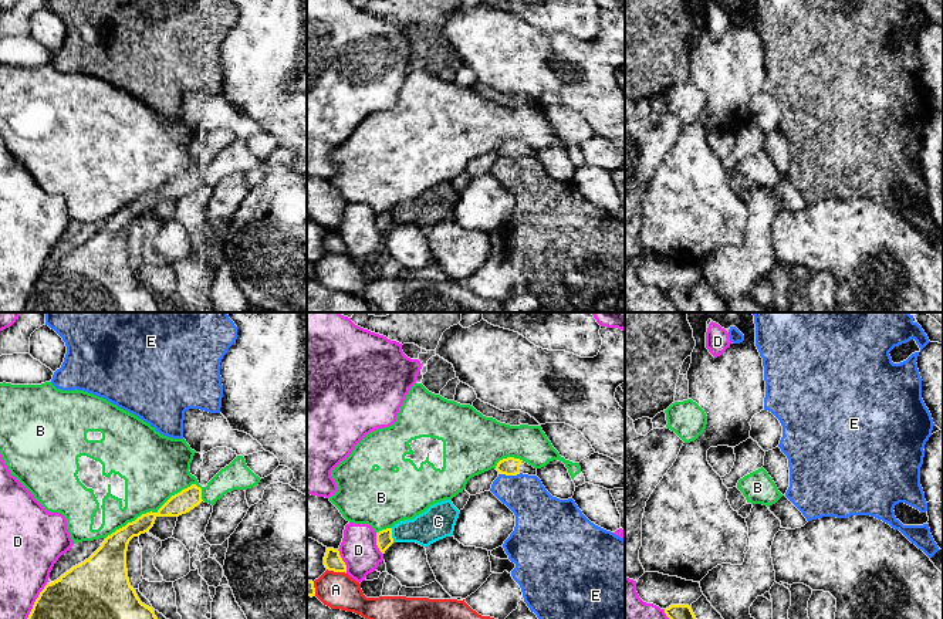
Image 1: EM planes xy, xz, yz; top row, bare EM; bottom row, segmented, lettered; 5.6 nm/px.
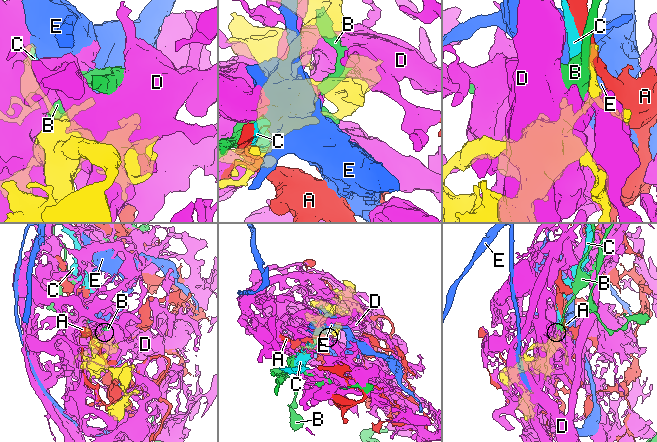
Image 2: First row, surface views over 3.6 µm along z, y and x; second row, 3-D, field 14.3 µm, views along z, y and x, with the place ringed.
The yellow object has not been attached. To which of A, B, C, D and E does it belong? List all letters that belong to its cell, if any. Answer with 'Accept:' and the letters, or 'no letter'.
Accept: no letter

